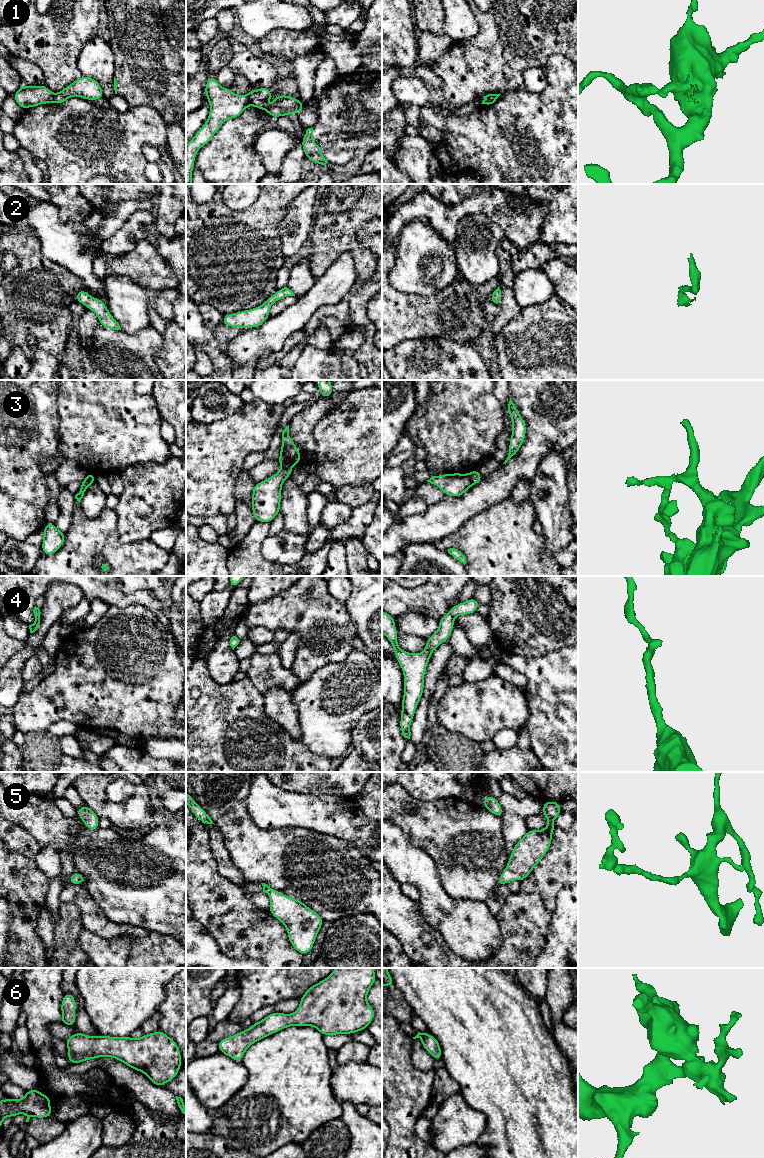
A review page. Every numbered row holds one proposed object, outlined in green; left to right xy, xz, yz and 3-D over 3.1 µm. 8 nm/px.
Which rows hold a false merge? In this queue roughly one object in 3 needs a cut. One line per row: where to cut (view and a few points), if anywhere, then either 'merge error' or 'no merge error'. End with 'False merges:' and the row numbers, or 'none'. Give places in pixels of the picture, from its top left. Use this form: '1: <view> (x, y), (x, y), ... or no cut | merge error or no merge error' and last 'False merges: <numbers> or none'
1: xz (247, 95), (250, 104) | merge error
2: no cut | no merge error
3: yz (468, 474), (473, 484) | merge error
4: no cut | no merge error
5: no cut | no merge error
6: no cut | no merge error
False merges: 1, 3

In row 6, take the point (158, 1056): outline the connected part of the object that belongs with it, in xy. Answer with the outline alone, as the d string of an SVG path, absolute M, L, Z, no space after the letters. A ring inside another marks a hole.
M161 1030L138 1039L130 1036L90 1037L77 1032L64 1040L68 1048L67 1059L71 1064L102 1056L115 1058L130 1068L143 1072L159 1087L173 1080L182 1066L178 1045Z

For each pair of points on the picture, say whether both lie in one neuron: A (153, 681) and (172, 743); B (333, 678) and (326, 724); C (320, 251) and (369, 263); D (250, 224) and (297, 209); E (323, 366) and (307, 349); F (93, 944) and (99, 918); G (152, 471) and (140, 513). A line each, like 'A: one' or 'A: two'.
A: two
B: one
C: one
D: two
E: one
F: two
G: one

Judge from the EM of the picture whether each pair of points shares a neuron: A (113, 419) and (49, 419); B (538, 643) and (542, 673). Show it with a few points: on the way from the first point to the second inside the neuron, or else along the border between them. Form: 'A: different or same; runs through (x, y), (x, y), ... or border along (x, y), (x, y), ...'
A: different; border along (56, 396), (58, 442)
B: different; border along (561, 648), (534, 658), (524, 658), (517, 654)

